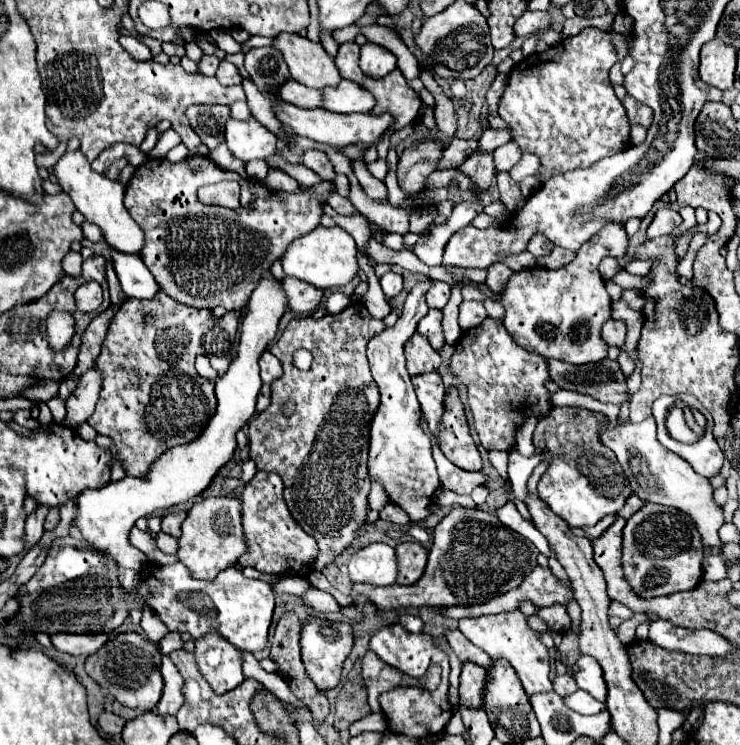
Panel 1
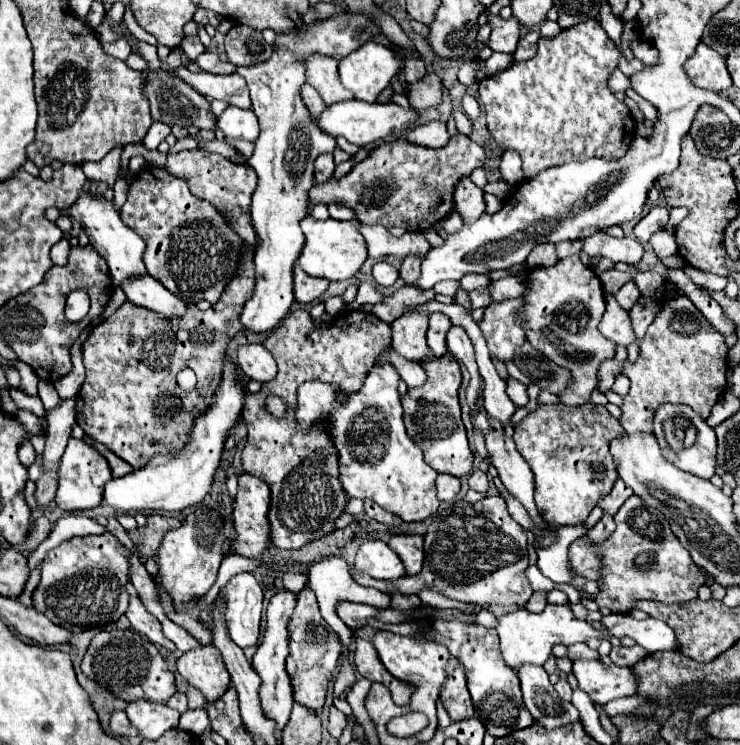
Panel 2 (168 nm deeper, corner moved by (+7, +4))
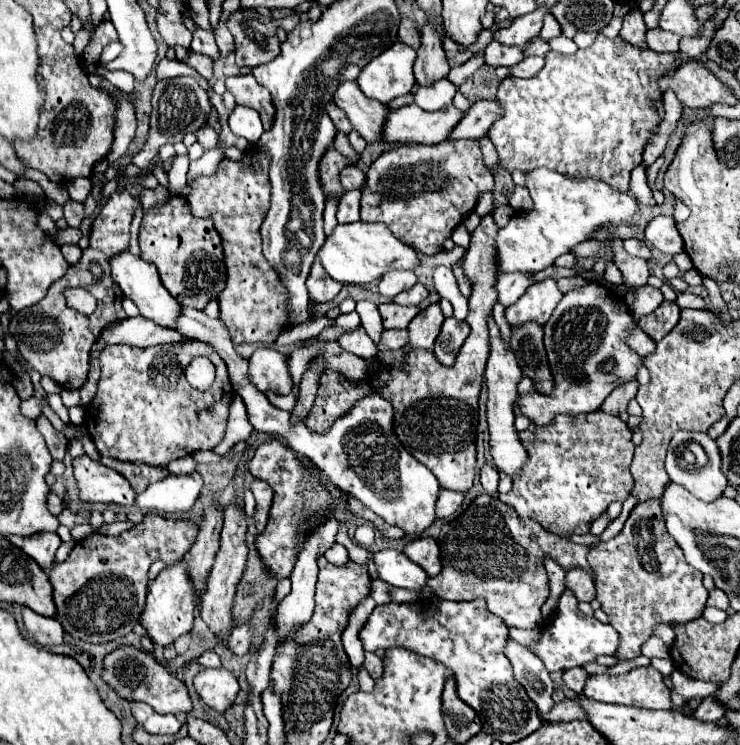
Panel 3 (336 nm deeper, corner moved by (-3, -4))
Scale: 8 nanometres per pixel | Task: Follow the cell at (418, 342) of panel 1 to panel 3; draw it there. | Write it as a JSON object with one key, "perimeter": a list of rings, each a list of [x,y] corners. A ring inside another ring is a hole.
{"perimeter":[[[430,304],[424,312],[418,312],[412,322],[408,324],[408,332],[410,332],[410,340],[408,344],[412,348],[426,348],[426,350],[432,350],[434,346],[434,340],[440,332],[440,326],[444,322],[444,316],[442,316],[442,310],[440,310],[440,304]]]}

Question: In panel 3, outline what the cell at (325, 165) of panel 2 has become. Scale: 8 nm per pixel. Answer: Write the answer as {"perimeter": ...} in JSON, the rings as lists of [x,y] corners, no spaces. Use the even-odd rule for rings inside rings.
{"perimeter":[[[348,166],[340,174],[340,182],[346,190],[356,190],[356,188],[360,190],[366,184],[366,174],[358,166]]]}

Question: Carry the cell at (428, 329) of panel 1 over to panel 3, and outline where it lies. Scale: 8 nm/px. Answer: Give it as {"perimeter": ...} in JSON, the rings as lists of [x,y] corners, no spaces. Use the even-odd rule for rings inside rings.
{"perimeter":[[[446,318],[434,344],[434,354],[438,362],[444,366],[454,366],[456,354],[462,348],[468,334],[470,334],[470,326],[466,322],[460,322],[456,318]]]}

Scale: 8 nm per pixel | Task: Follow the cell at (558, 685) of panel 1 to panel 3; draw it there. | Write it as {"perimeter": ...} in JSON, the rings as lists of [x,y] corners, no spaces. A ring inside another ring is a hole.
{"perimeter":[[[566,698],[564,702],[556,704],[548,714],[540,714],[544,722],[572,722],[572,720],[586,720],[584,710],[574,698]]]}

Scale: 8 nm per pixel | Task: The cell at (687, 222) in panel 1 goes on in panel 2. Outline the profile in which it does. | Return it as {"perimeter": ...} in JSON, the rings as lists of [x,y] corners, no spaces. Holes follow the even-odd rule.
{"perimeter":[[[660,230],[656,232],[652,238],[650,238],[650,244],[656,252],[656,256],[662,260],[666,256],[672,256],[676,254],[676,240],[674,240],[674,234],[668,232],[668,230]]]}

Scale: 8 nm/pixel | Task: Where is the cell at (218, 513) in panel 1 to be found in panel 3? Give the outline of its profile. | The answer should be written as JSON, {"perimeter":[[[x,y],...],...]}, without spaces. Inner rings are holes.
{"perimeter":[[[182,560],[182,562],[168,566],[164,572],[160,572],[160,576],[154,582],[150,582],[146,606],[140,616],[140,622],[144,626],[146,636],[154,644],[170,646],[170,644],[174,644],[174,640],[178,636],[188,634],[192,630],[194,614],[196,614],[196,602],[192,598],[192,582],[186,574],[186,560]]]}

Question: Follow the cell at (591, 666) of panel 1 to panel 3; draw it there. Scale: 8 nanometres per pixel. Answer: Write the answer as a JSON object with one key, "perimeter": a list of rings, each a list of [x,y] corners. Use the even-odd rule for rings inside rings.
{"perimeter":[[[634,668],[626,674],[620,676],[610,676],[610,674],[600,674],[600,676],[590,676],[586,686],[584,686],[584,696],[598,700],[598,702],[610,702],[610,704],[628,704],[636,708],[664,708],[664,710],[674,710],[670,690],[662,682],[662,674],[652,668]]]}

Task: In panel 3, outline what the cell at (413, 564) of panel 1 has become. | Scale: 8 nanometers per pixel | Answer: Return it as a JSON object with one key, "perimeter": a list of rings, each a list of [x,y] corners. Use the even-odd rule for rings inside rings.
{"perimeter":[[[430,536],[426,538],[418,538],[406,544],[404,554],[416,562],[418,566],[422,566],[426,570],[428,576],[436,576],[442,570],[442,562],[440,562],[440,548],[438,542]]]}

